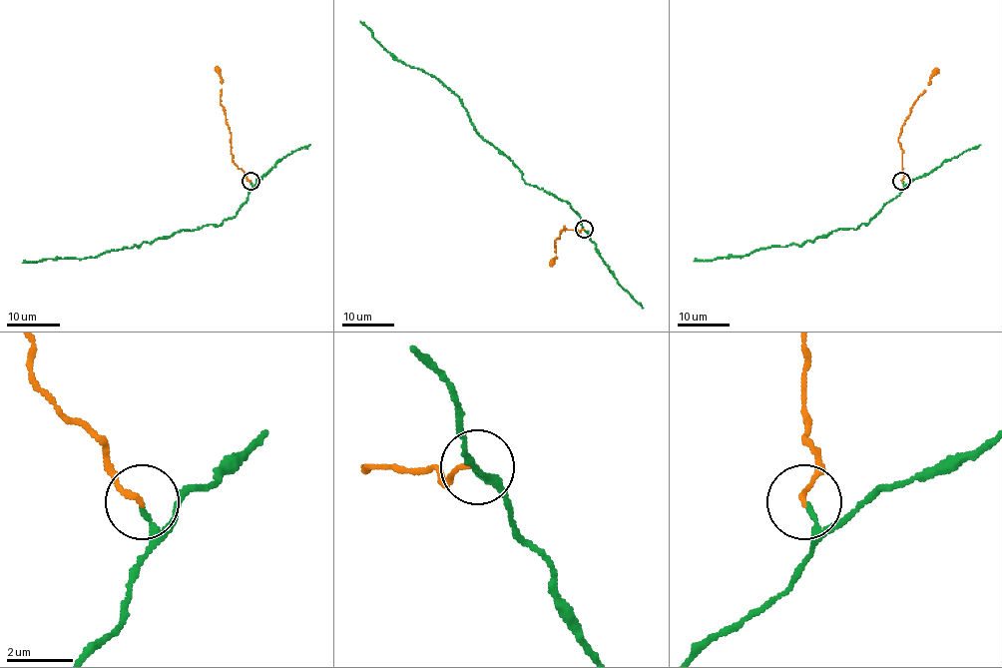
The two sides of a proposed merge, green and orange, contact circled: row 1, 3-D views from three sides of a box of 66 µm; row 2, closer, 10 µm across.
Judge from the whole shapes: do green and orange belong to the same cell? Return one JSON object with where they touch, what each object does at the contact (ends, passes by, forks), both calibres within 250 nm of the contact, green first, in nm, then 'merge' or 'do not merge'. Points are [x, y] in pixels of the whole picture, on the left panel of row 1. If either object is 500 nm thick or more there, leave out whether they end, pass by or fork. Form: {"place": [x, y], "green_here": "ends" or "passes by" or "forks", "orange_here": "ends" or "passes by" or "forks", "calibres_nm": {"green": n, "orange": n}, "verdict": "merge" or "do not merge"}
{"place": [250, 181], "green_here": "ends", "orange_here": "ends", "calibres_nm": {"green": 140, "orange": 150}, "verdict": "merge"}

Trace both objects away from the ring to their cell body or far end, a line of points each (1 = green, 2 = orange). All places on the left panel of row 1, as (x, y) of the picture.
1: (250, 182), (247, 202), (235, 216), (219, 226), (182, 230), (151, 243), (98, 256), (22, 263)
2: (250, 182), (232, 159), (231, 137), (220, 101), (222, 77), (216, 66)

